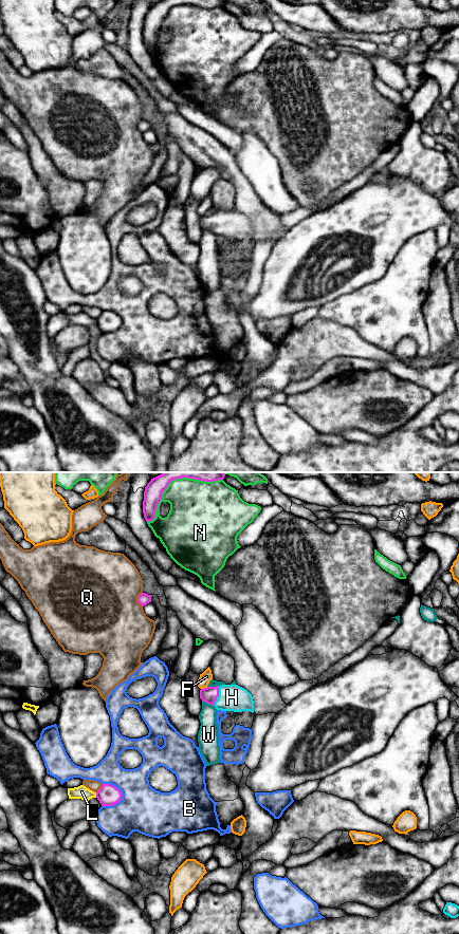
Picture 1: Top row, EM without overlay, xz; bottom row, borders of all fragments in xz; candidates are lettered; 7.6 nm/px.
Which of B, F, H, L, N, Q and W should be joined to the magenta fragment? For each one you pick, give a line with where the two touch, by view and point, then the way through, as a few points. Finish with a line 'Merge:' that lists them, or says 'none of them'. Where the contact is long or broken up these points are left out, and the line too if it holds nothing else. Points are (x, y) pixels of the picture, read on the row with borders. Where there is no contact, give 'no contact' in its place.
H: meets magenta in xz at (218, 695); runs through xz (209, 694), (218, 695), (232, 697)
Merge: H

